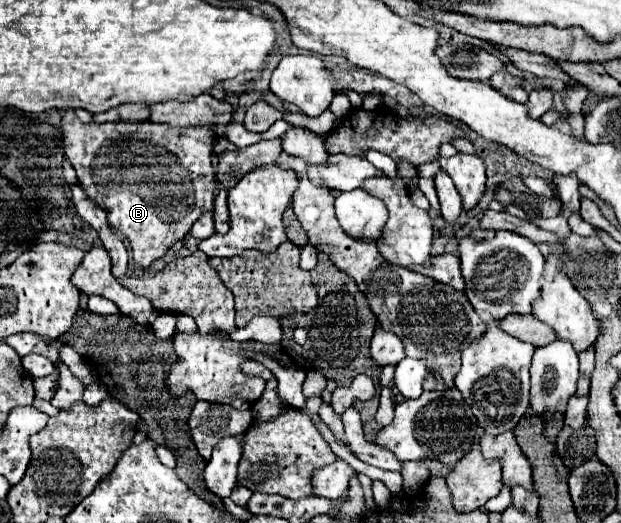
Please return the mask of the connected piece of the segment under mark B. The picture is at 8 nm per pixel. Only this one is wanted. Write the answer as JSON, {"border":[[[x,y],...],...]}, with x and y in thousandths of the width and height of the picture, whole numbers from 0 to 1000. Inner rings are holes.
{"border":[[[116,208],[100,224],[106,304],[126,335],[142,380],[171,403],[177,434],[203,449],[213,468],[216,499],[232,514],[258,495],[283,461],[296,457],[309,426],[345,392],[348,338],[341,319],[345,258],[338,243],[271,243],[245,231],[190,231],[135,239]]]}

